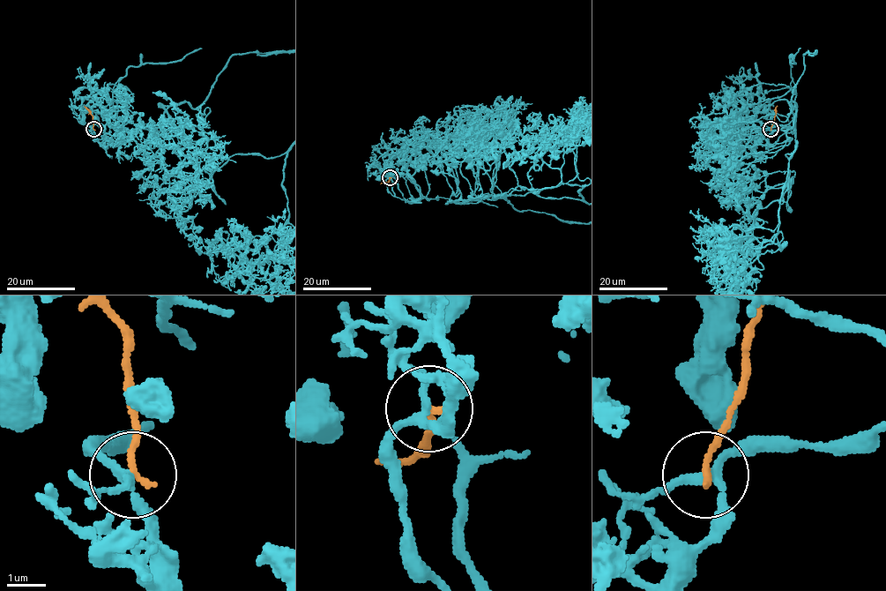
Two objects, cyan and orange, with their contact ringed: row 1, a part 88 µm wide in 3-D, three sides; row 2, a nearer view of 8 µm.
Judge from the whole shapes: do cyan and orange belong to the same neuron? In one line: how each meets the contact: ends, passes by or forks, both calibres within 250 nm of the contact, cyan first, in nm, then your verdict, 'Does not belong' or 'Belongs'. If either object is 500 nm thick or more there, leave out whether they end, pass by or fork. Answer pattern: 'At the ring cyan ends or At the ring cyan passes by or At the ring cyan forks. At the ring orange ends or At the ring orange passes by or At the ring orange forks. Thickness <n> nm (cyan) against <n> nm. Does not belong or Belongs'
At the ring cyan forks. At the ring orange ends. Thickness 180 nm (cyan) against 180 nm. Does not belong

